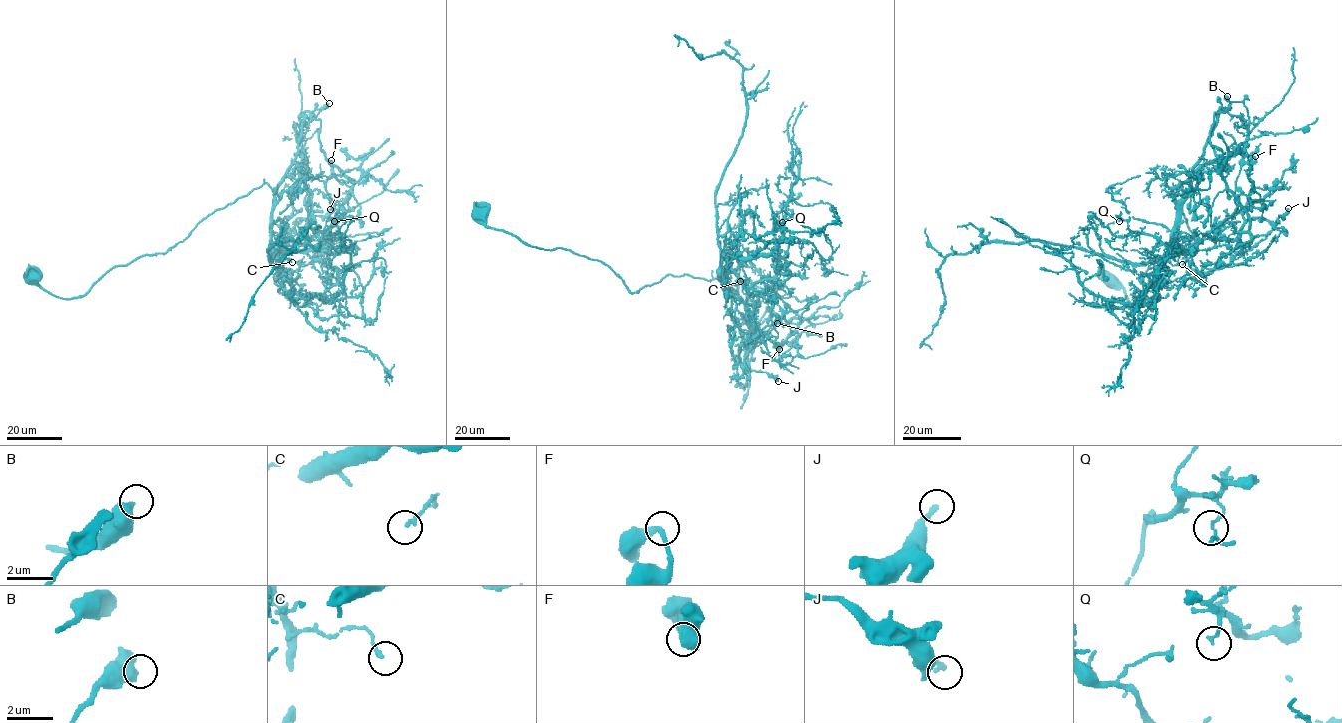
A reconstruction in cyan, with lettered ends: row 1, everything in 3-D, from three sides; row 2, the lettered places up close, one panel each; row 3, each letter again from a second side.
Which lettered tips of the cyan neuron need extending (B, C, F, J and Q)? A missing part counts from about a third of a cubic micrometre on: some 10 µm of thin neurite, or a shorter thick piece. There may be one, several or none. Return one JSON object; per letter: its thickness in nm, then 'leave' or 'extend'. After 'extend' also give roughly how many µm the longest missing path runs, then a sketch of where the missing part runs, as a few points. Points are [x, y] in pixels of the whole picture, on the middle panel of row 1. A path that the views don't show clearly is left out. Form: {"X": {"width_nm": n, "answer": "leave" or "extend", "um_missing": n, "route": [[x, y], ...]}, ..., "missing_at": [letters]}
{"B": {"width_nm": 550, "answer": "leave"}, "C": {"width_nm": 160, "answer": "leave"}, "F": {"width_nm": 240, "answer": "leave"}, "J": {"width_nm": 220, "answer": "leave"}, "Q": {"width_nm": 110, "answer": "leave"}, "missing_at": []}

